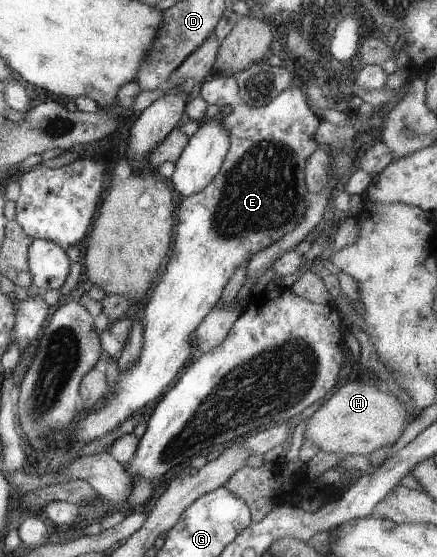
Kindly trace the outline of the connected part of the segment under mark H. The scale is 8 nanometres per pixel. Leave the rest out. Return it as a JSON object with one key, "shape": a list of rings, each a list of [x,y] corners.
{"shape":[[[358,380],[347,383],[346,386],[340,386],[334,392],[332,397],[326,399],[321,408],[314,412],[306,424],[306,430],[302,434],[302,442],[312,442],[318,446],[318,450],[332,452],[341,455],[364,455],[370,457],[372,452],[379,448],[388,446],[388,444],[396,443],[398,438],[402,436],[411,421],[411,417],[406,410],[406,406],[399,398],[389,393],[384,385],[379,383],[370,383]]]}

